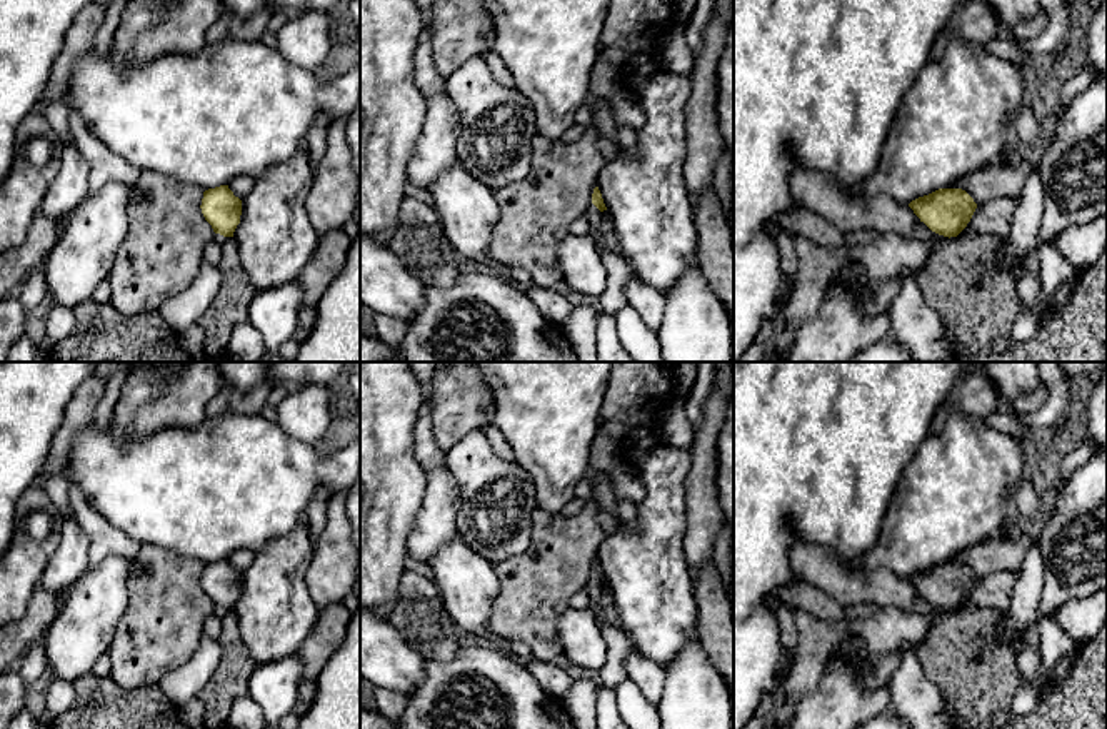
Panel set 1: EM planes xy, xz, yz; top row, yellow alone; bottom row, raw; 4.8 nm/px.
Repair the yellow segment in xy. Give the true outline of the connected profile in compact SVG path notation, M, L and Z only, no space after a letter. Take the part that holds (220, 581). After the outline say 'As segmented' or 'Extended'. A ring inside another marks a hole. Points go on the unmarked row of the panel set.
M228 559L203 566L202 587L215 607L233 611L242 589L242 574L233 569Z. As segmented

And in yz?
M939 562L909 577L932 606L957 611L970 596L977 577L962 562Z. As segmented

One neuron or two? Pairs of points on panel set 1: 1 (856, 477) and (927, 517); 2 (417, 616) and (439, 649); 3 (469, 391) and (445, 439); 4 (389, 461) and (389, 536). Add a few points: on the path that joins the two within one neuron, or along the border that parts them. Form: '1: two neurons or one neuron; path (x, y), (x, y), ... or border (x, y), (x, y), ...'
1: two neurons; border (909, 462), (894, 489), (877, 534)
2: one neuron; path (425, 624), (437, 641)
3: one neuron; path (459, 402), (449, 427)
4: one neuron; path (389, 479), (389, 517)

